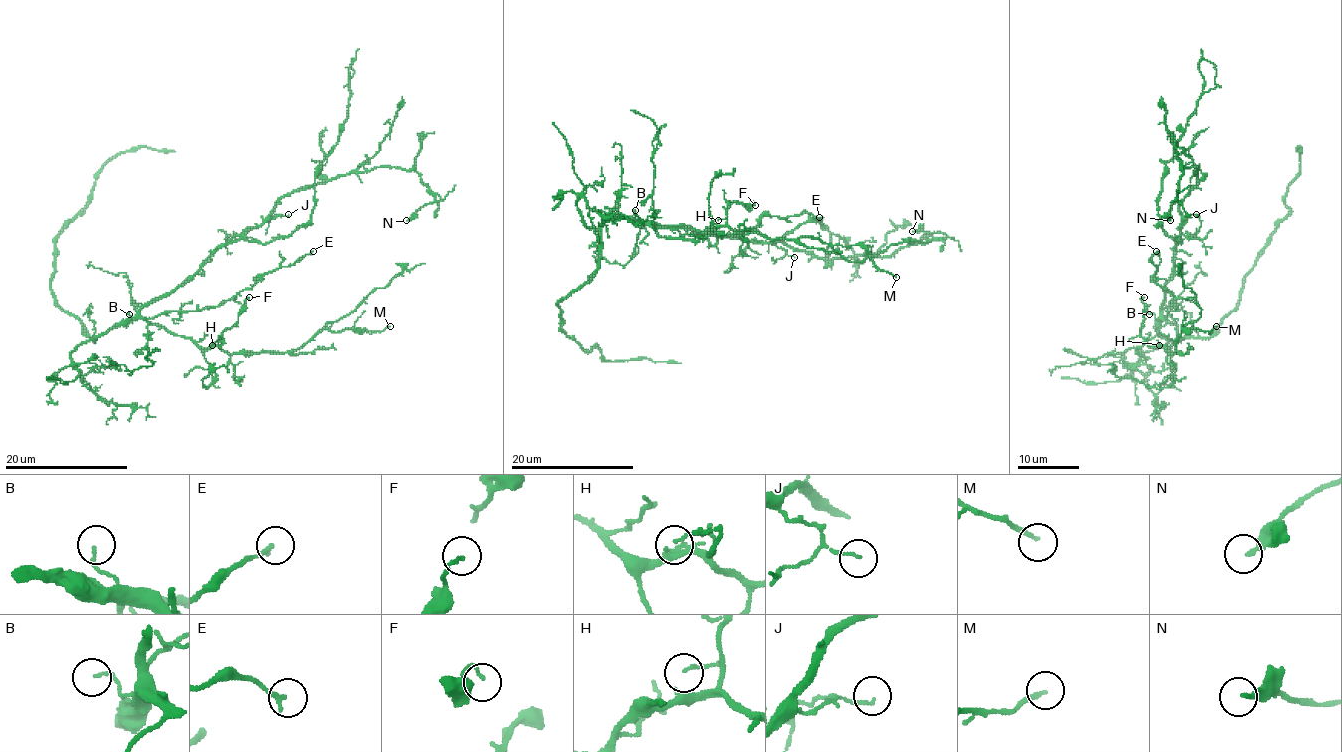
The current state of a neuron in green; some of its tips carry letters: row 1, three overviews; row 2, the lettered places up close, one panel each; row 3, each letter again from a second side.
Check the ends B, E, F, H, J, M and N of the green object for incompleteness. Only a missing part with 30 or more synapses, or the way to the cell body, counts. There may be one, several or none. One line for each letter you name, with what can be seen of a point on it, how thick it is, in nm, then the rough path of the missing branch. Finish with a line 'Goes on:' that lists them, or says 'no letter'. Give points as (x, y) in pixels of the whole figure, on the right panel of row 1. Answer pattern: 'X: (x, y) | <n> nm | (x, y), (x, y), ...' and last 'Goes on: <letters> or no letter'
Goes on: no letter

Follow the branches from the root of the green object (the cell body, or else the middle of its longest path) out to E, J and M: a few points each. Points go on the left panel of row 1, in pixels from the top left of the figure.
E: (143, 308), (140, 314), (154, 318), (172, 311), (219, 306), (250, 289), (258, 277), (290, 266), (313, 251)
J: (143, 308), (181, 286), (227, 242), (236, 242), (250, 228), (258, 228), (272, 217), (288, 214)
M: (143, 308), (140, 314), (154, 325), (230, 354), (291, 352), (324, 329), (390, 326)

